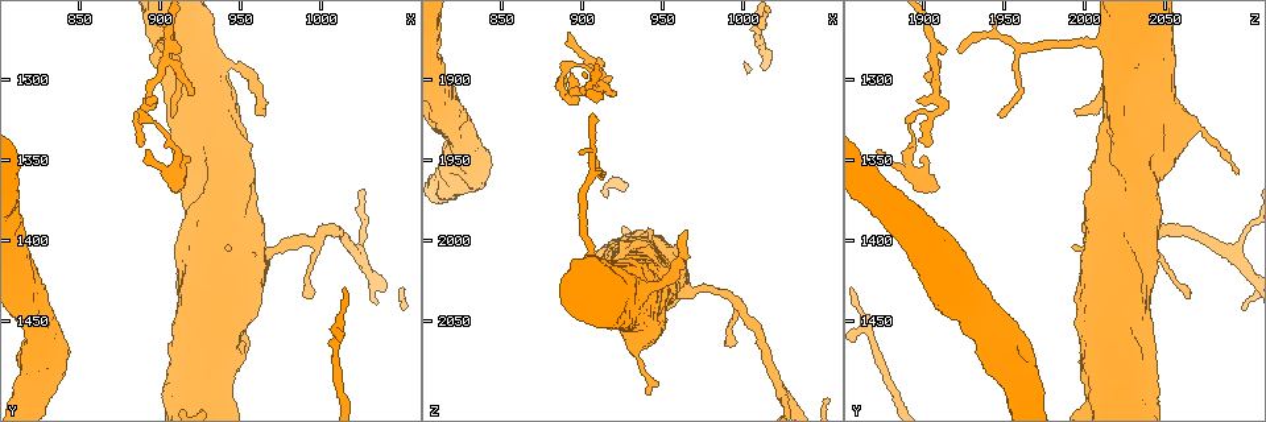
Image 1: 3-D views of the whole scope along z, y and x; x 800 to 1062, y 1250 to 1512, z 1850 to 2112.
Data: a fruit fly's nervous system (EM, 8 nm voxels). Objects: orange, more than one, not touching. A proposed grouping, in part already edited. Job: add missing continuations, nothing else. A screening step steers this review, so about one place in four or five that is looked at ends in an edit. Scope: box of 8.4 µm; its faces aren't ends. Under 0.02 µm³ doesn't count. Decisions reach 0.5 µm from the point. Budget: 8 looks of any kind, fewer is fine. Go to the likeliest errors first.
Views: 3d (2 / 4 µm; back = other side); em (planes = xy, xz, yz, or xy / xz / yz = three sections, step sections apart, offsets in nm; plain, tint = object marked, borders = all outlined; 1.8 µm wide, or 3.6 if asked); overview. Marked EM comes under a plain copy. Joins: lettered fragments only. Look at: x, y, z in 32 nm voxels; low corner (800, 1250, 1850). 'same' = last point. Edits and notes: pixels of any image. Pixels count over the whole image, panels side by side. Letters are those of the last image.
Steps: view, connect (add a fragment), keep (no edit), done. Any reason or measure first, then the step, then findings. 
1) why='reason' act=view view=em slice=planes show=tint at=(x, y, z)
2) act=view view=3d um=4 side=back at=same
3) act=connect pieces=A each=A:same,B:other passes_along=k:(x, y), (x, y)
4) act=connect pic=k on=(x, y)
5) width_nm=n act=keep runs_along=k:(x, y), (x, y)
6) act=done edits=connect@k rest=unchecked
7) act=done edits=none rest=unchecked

why='an open end' act=view view=3d um=4 at=(966, 1320, 1994)

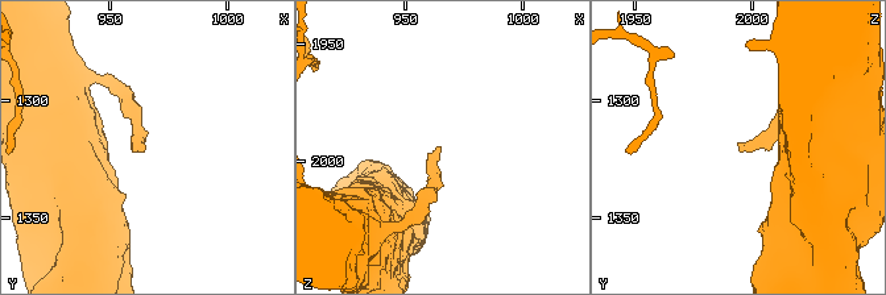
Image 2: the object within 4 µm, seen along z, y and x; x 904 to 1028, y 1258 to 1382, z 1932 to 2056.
why='shape alone is not enough' act=view view=em slice=planes show=tint at=(965, 1318, 1994)

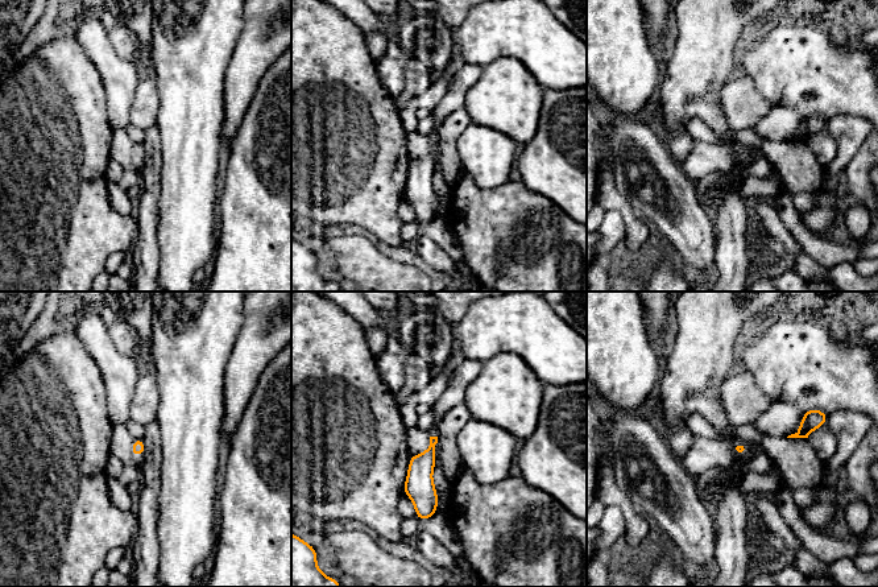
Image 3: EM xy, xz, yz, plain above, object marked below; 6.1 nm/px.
act=view view=em slice=planes show=borders at=same

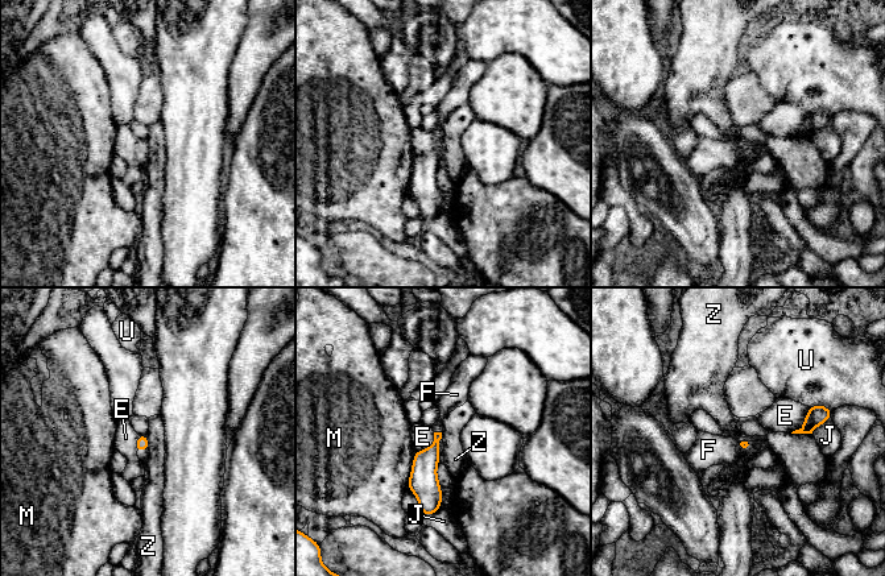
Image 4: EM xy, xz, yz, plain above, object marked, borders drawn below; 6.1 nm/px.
act=connect pieces=F each=E:other,F:same,J:other,M:other,U:other,Z:other passes_along=4:(143, 442), (143, 450), (144, 455) found='the neuron continues'

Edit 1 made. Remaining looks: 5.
why='see it whole again' act=view view=overview

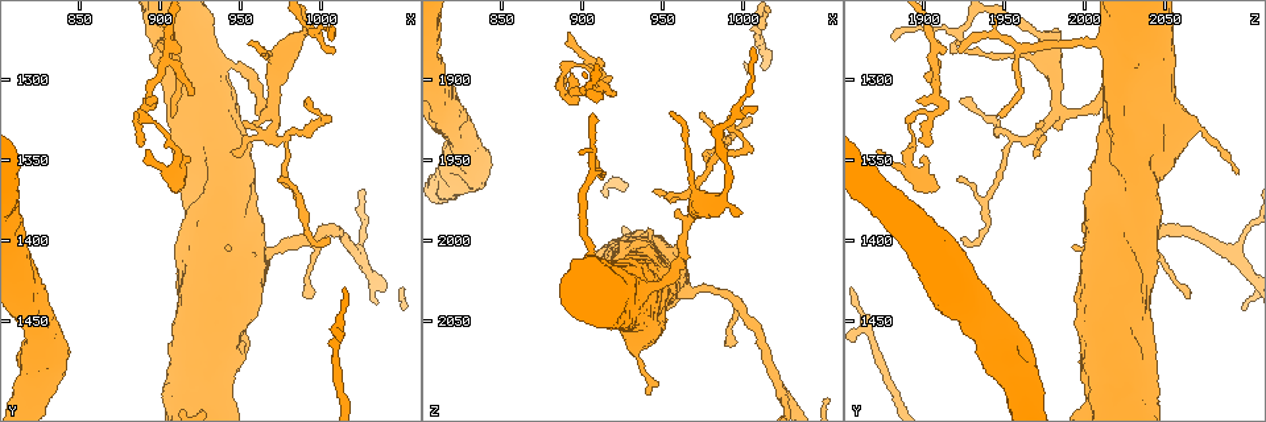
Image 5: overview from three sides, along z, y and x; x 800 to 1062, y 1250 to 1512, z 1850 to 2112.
why='free end' act=view view=3d um=4 at=(892, 1344, 1870)

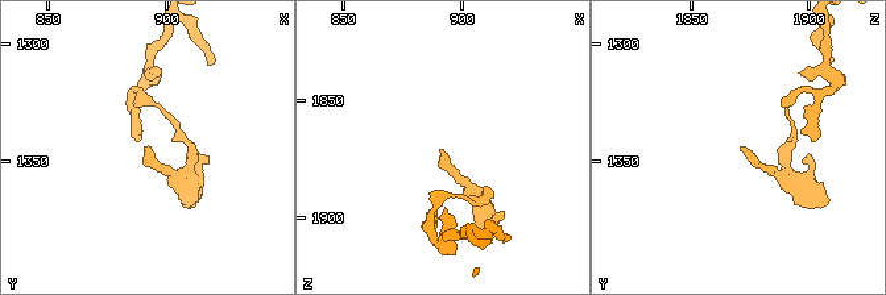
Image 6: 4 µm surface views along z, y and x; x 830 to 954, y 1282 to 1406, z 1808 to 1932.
act=view view=em slice=xz step=8 show=borders at=(890, 1344, 1873)

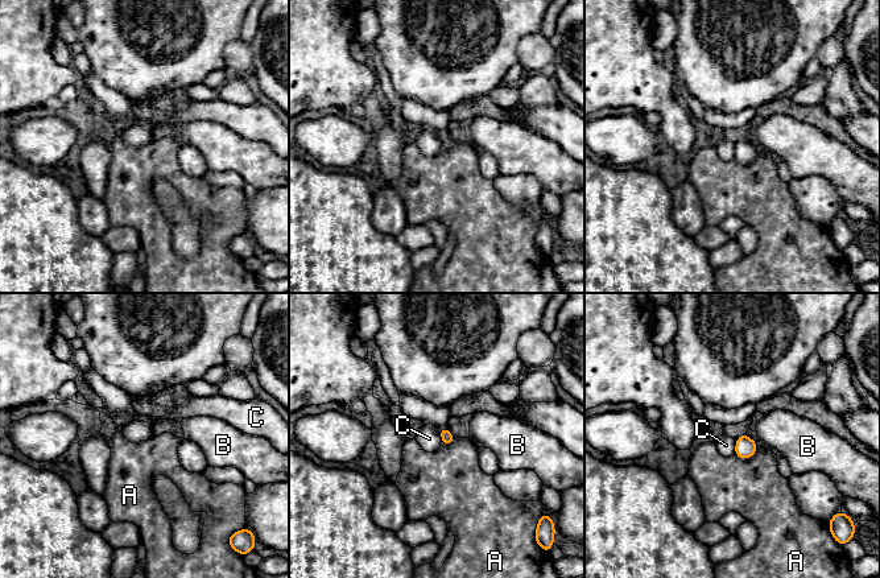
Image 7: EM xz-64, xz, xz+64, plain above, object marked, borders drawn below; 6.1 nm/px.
act=view view=em slice=planes show=borders at=same

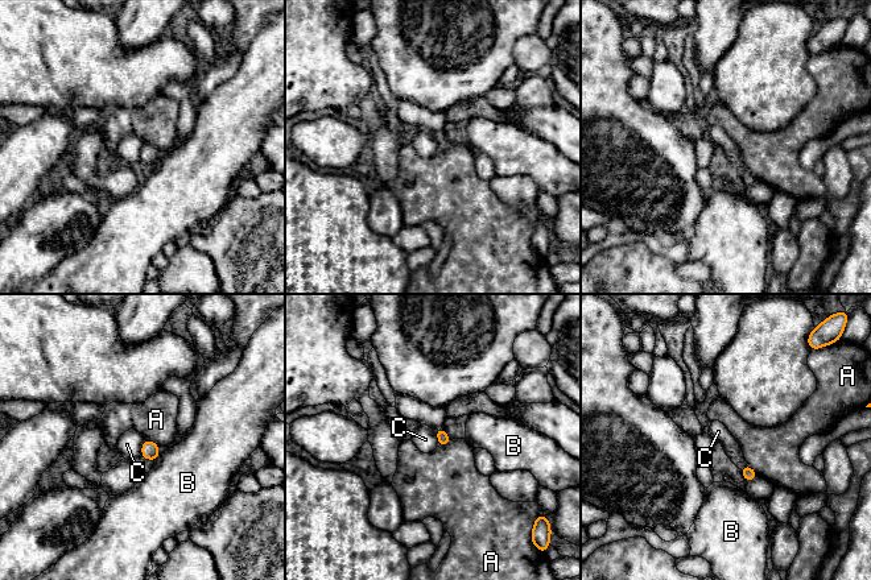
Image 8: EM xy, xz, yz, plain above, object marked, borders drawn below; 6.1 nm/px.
act=keep each=A:other,B:other,C:other found='no lettered fragment goes on from it'

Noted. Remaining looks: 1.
act=done edits=connect@4 rest=unchecked

